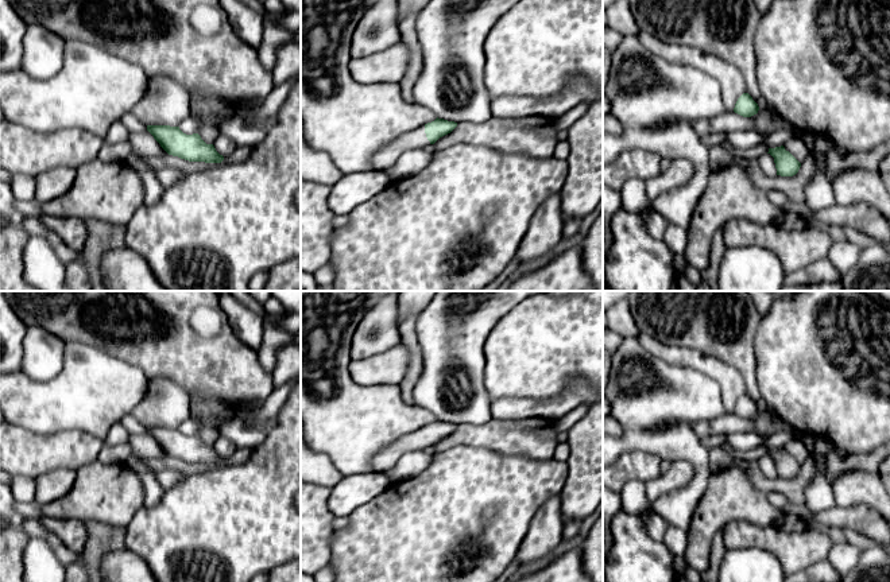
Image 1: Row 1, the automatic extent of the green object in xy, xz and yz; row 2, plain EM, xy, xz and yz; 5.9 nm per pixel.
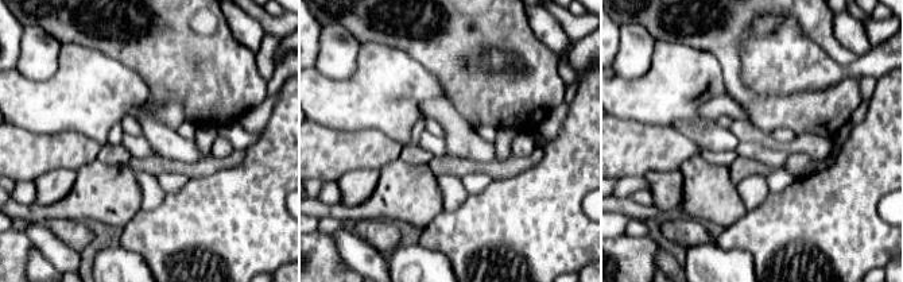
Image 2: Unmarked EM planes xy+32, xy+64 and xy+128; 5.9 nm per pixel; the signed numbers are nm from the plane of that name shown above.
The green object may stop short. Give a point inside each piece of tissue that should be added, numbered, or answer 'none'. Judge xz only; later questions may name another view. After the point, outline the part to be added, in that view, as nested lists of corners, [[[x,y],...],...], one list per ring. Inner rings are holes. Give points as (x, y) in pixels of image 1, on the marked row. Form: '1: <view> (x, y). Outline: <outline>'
1: xz (386, 156). Outline: [[[422,125],[411,132],[406,132],[390,144],[382,147],[372,158],[371,164],[374,170],[386,172],[395,164],[403,152],[414,148],[430,147],[432,144],[425,133],[425,125]]]

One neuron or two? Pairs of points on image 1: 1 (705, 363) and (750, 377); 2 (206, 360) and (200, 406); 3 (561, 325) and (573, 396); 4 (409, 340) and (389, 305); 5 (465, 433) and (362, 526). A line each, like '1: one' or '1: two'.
1: two
2: two
3: two
4: two
5: two

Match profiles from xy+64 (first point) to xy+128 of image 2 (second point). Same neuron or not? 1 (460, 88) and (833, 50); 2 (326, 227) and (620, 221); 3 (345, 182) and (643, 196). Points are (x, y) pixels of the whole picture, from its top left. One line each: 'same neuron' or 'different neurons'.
1: same neuron
2: different neurons
3: different neurons

